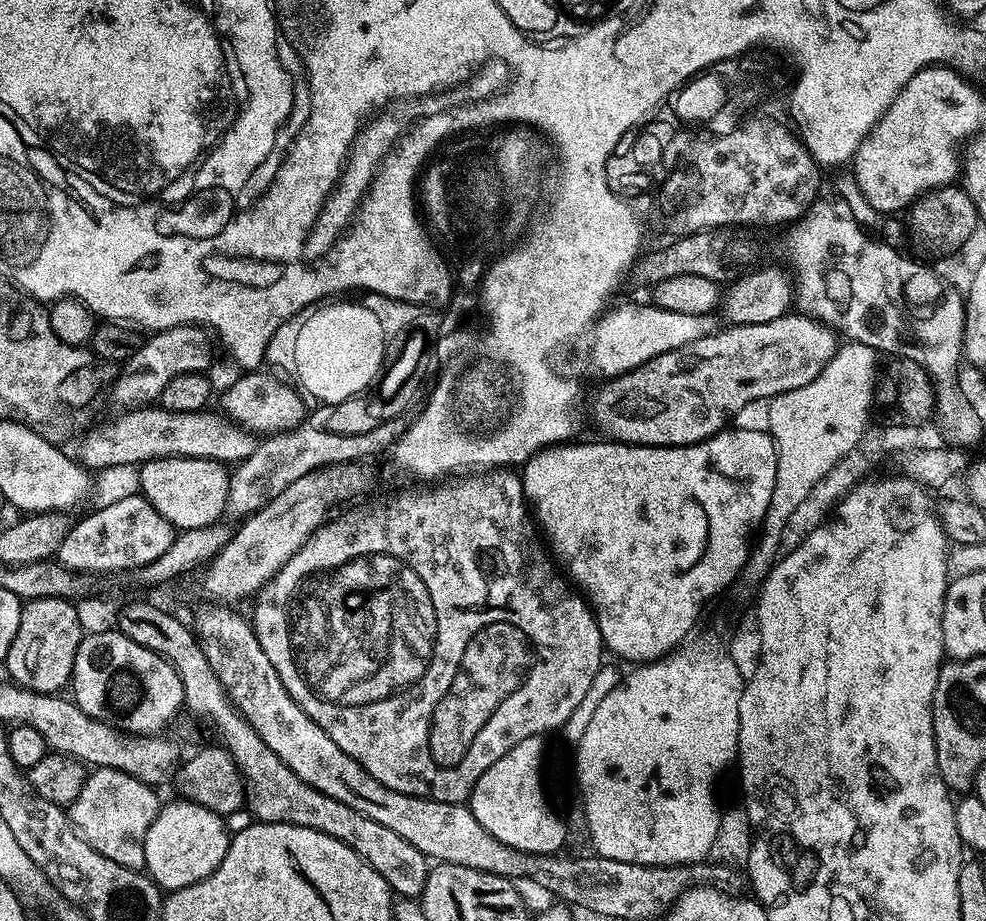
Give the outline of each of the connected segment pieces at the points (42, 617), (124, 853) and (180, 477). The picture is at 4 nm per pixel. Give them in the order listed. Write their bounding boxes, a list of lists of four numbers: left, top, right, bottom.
[[7,594,82,693],[70,768,160,868],[138,456,230,529]]

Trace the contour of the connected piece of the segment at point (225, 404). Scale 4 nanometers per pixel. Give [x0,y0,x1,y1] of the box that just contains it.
[220,370,307,436]

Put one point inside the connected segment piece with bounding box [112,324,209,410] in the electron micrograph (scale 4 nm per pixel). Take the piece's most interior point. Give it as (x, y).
(166, 355)

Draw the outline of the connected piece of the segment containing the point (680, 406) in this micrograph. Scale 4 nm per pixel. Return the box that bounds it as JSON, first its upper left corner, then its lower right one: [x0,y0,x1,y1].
[592,314,837,448]

